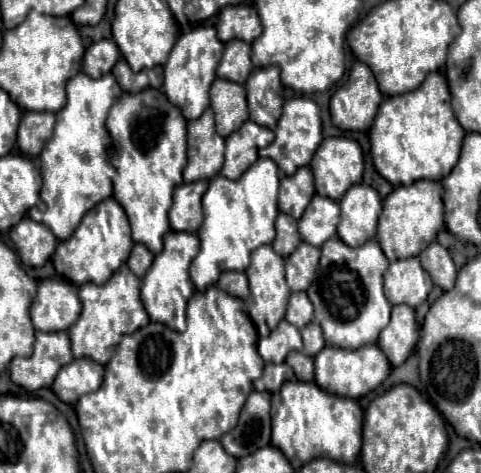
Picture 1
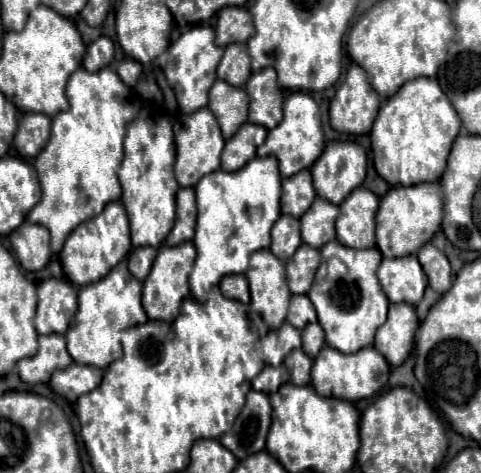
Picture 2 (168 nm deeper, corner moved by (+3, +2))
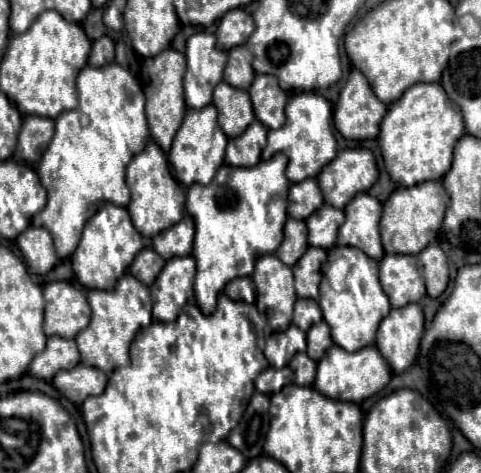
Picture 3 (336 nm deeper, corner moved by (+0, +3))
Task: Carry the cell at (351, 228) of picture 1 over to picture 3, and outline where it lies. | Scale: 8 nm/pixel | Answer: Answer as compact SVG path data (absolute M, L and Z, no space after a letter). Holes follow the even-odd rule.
M359 193L345 209L345 223L339 227L341 247L357 247L367 257L379 261L383 257L381 235L379 235L381 203L369 193Z

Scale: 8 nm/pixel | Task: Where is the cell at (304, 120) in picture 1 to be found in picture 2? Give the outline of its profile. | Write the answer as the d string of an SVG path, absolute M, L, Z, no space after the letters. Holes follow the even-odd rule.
M294 92L284 102L284 118L282 122L272 128L266 136L266 142L258 146L258 156L274 156L278 160L278 168L282 178L288 178L304 168L310 168L312 162L324 150L324 134L320 124L320 108L316 100L306 92Z

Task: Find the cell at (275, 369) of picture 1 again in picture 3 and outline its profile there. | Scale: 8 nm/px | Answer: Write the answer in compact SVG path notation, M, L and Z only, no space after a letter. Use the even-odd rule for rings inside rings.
M287 366L281 369L269 367L269 369L265 369L265 371L257 377L255 387L257 387L257 391L263 393L263 395L272 395L280 392L292 378L293 372Z

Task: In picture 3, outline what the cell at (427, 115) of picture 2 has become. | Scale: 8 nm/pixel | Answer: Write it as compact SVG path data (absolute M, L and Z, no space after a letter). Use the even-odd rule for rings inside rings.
M415 83L403 97L389 105L379 131L379 147L389 177L403 187L421 181L439 181L451 169L455 141L465 133L461 109L443 93L439 83Z

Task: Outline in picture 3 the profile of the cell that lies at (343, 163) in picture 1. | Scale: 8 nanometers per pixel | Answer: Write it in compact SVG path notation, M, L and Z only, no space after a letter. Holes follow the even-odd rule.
M343 149L331 165L323 167L317 181L325 203L343 209L357 193L367 191L379 177L375 157L369 149Z

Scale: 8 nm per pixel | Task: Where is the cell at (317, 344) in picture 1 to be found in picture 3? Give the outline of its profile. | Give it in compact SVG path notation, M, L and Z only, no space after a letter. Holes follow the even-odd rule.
M325 321L315 323L309 331L307 331L307 355L315 361L323 359L323 355L327 353L327 349L333 345L331 339L331 329Z

